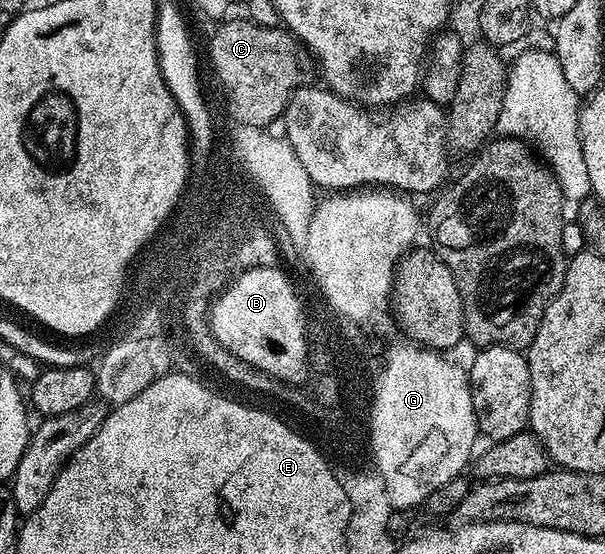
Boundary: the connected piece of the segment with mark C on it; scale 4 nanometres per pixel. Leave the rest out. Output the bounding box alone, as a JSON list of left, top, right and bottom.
[208,18,315,128]

